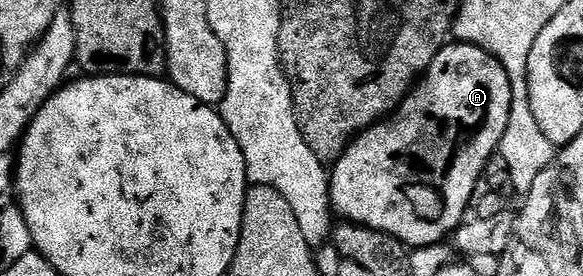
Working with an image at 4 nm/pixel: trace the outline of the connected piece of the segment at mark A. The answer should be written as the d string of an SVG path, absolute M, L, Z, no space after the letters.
M450 42L433 58L416 86L401 100L401 106L362 131L332 164L332 210L342 220L387 233L409 249L440 244L441 238L450 236L466 218L465 210L470 210L475 199L473 190L482 182L491 156L498 154L512 108L511 85L501 62L473 43Z

